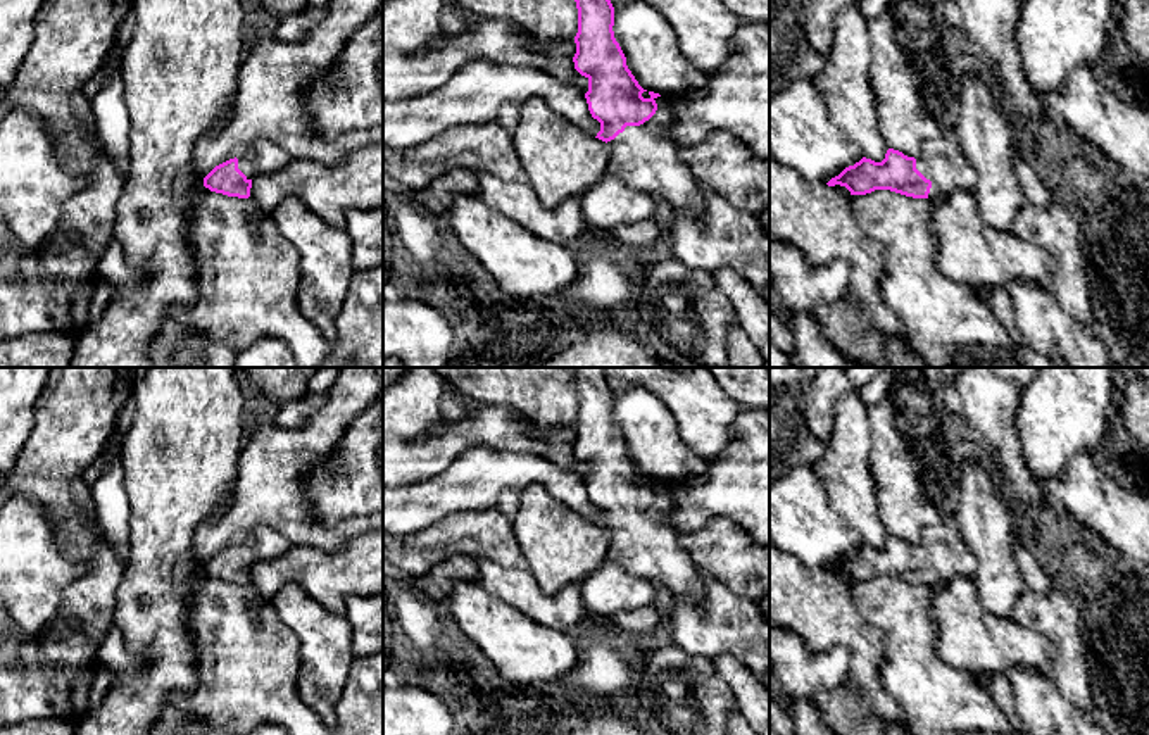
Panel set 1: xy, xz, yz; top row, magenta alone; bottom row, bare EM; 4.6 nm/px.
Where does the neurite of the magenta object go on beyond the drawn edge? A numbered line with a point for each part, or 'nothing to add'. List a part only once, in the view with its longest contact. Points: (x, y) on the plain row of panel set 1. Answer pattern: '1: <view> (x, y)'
1: xz (644, 544)

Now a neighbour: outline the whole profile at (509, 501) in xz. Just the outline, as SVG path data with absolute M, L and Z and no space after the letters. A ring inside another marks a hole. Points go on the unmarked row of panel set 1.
M504 492L495 507L512 519L519 509L519 495L518 492Z

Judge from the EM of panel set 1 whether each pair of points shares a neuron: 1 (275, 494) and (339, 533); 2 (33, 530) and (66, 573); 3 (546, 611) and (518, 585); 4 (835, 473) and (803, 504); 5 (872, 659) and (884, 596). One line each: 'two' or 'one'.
1: one
2: one
3: one
4: two
5: two

